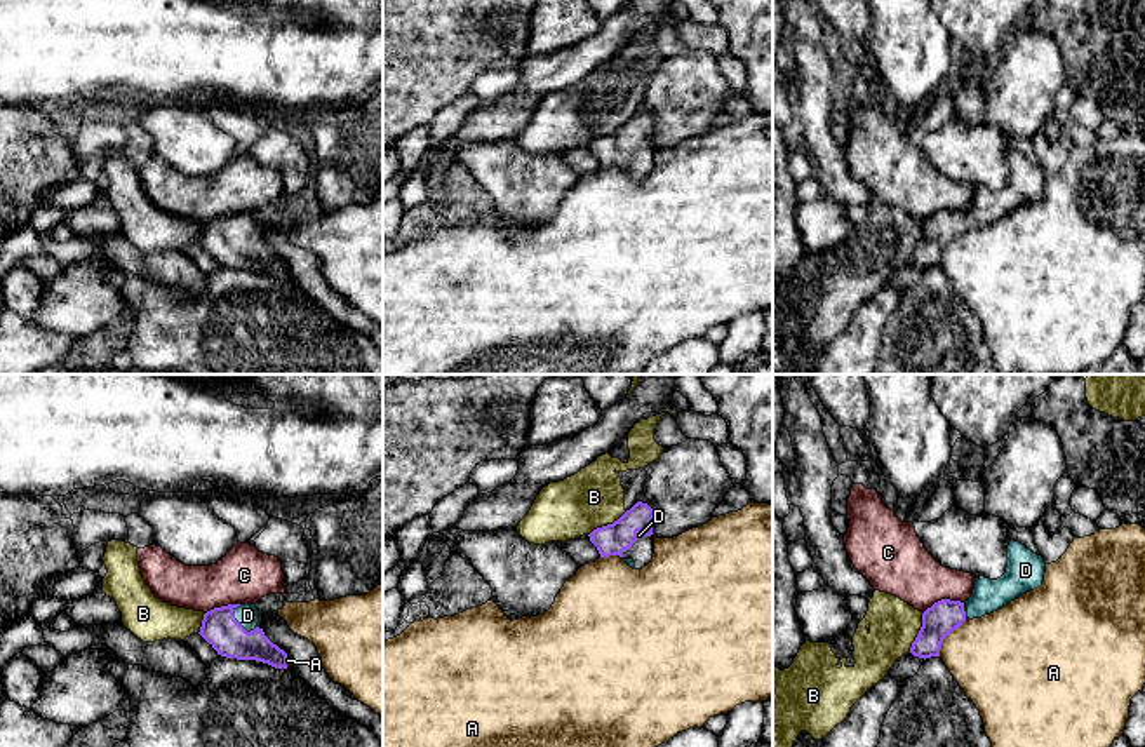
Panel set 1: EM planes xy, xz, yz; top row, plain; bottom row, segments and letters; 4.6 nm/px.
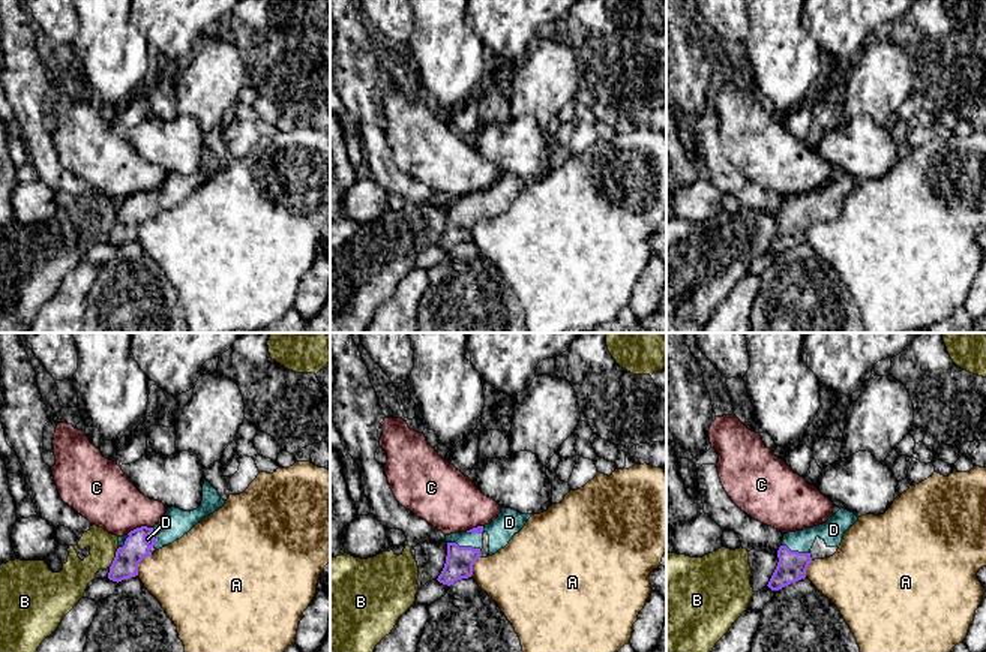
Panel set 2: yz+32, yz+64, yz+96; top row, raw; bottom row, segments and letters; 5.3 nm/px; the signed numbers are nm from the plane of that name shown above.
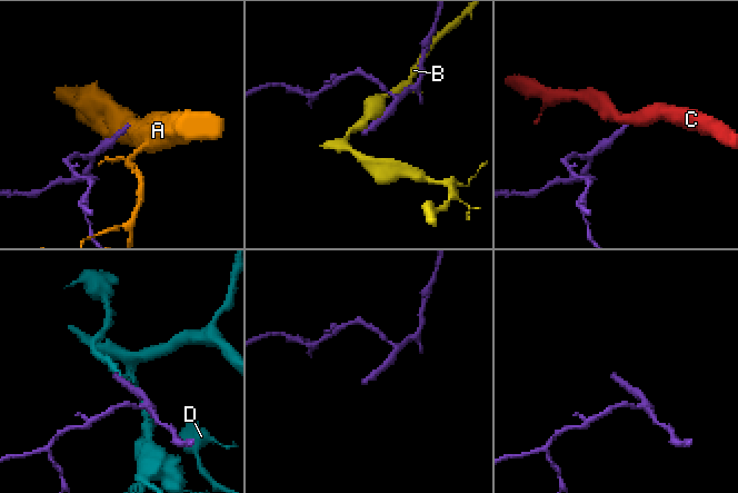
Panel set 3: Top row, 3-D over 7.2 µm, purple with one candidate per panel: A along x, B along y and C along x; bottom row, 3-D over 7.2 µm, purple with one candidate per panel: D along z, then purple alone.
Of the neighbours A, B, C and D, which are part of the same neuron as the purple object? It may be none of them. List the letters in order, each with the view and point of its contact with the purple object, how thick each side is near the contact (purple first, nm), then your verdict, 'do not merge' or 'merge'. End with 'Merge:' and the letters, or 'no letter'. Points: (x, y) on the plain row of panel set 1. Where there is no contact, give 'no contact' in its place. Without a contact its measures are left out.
A: yz (947, 244) | 160/400 nm | do not merge
B: yz (919, 242) | 160/220 nm | do not merge
C: yz (942, 209) | 160/280 nm | do not merge
D: xy (241, 234) | 170/100 nm | merge
Merge: D

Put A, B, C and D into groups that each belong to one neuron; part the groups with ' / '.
A / B / C / D

